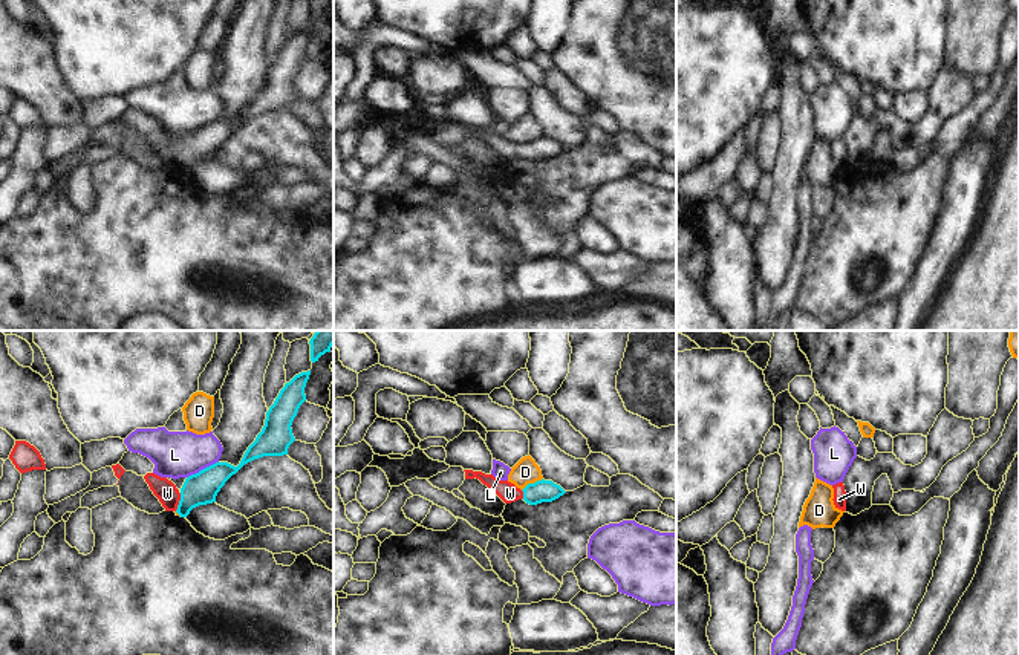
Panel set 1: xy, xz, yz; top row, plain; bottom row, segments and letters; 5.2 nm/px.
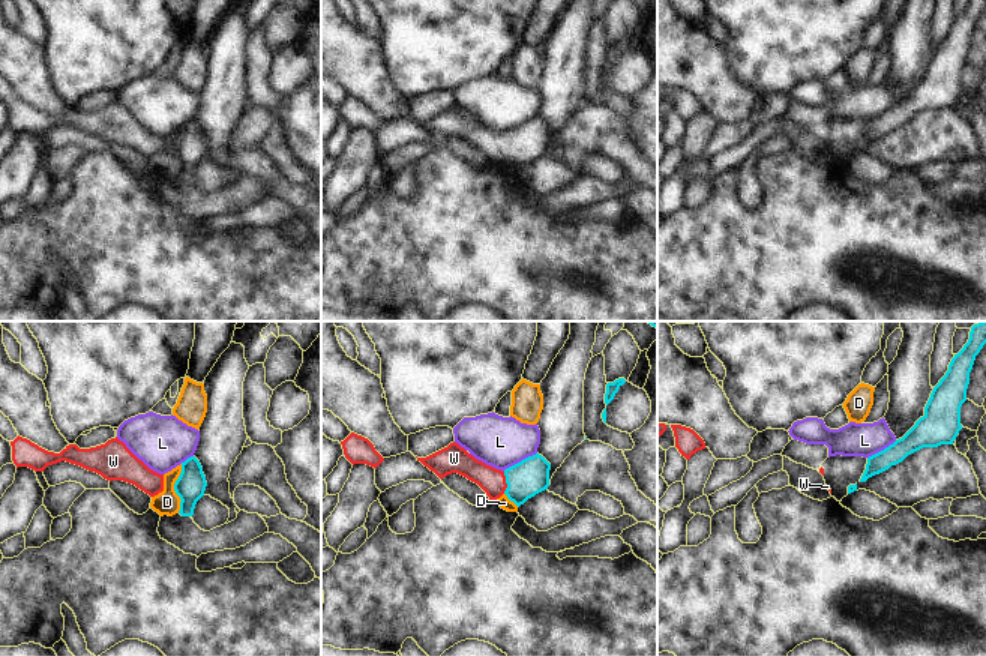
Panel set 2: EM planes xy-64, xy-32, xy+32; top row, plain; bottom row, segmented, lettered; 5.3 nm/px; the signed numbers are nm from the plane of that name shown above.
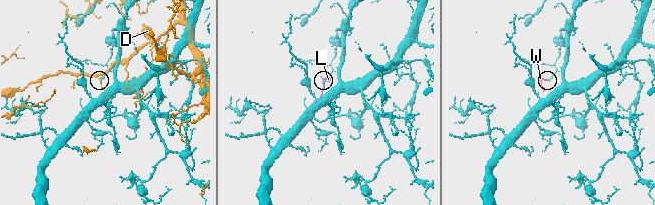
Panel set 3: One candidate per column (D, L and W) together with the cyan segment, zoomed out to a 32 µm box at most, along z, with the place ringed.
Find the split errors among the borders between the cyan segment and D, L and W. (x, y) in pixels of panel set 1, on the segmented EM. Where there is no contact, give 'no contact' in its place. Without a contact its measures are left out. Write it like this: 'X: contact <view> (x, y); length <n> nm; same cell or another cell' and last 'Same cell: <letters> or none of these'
D: contact xz (531, 484); length 130 nm; another cell
L: contact xy (204, 469); length 190 nm; another cell
W: contact xy (179, 502); length 100 nm; same cell
Same cell: W

